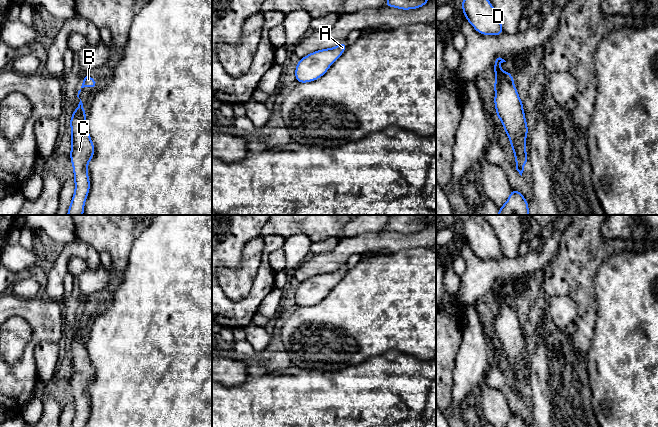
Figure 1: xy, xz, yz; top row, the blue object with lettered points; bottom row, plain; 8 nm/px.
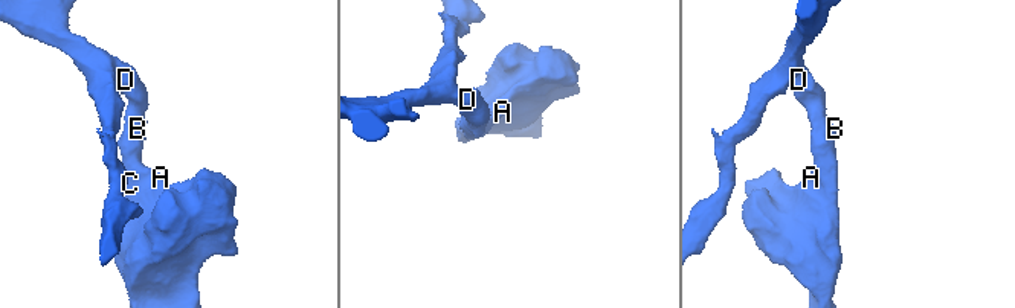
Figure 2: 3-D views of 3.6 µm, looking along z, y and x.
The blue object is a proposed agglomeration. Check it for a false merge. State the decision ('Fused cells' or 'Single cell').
Single cell

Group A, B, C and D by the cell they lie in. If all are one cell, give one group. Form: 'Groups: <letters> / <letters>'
Groups: A B C D

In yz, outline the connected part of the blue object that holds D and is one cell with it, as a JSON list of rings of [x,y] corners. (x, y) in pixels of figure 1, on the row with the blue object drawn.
[[[462,0],[465,19],[482,35],[504,33],[500,18],[489,0]]]

